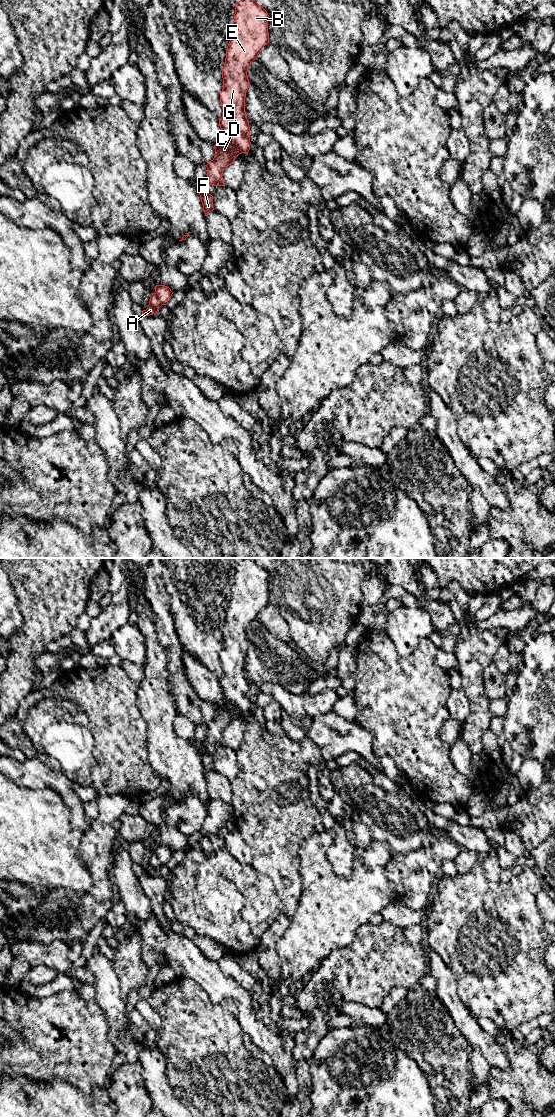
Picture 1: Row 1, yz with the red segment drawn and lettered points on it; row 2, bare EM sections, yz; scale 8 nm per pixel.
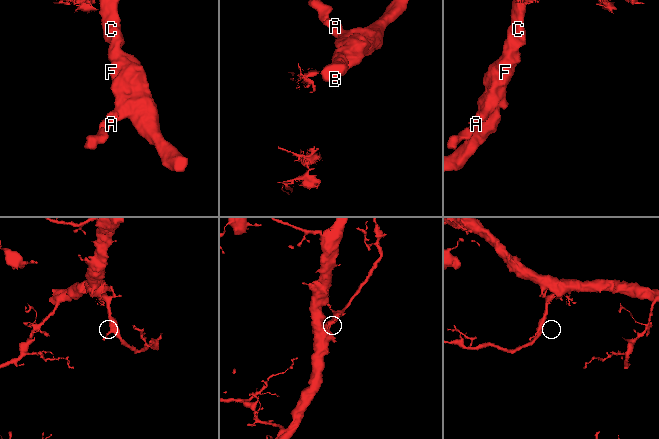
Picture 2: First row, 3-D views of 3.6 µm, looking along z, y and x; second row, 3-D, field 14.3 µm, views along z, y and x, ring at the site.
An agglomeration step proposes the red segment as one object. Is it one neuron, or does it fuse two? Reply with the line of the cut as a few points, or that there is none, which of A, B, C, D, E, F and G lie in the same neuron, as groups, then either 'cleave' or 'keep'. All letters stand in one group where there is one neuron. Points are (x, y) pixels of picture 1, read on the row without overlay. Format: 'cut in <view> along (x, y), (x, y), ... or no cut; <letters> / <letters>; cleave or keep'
no cut; A B C D E F G; keep

